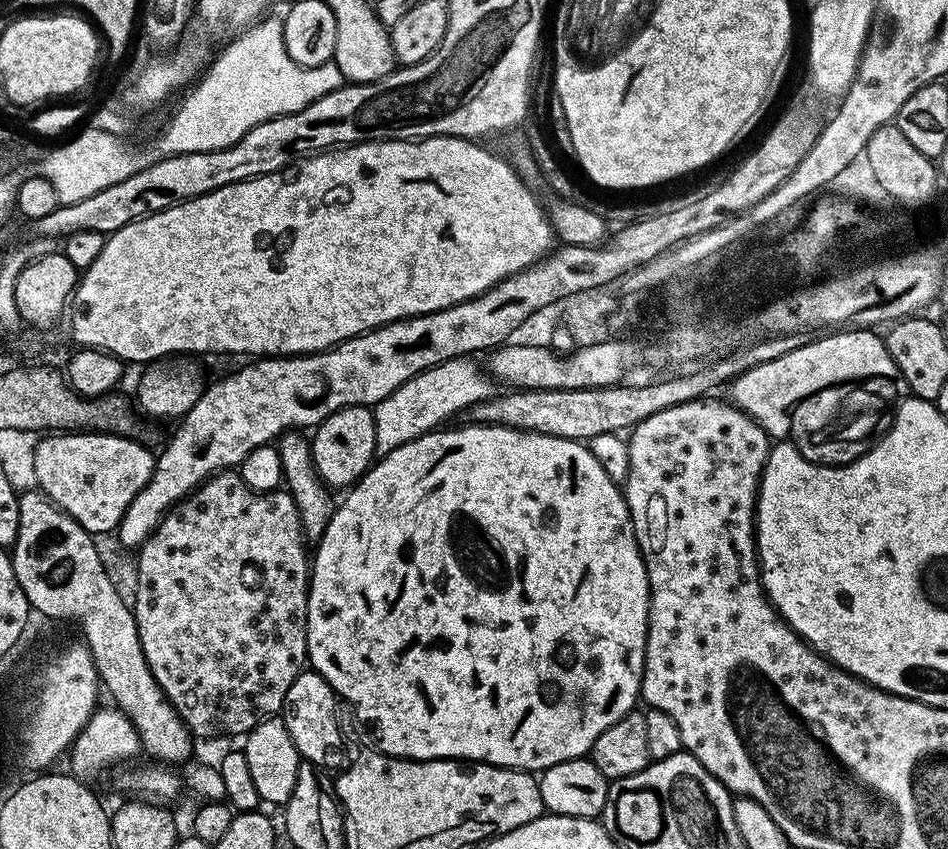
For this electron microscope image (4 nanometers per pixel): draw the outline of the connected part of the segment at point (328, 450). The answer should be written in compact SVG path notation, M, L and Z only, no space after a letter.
M359 404L358 406L346 406L334 414L330 414L322 423L316 425L311 433L310 447L312 450L312 462L316 466L316 471L319 472L321 480L329 485L345 484L345 486L351 486L355 484L372 467L374 457L377 455L373 409L369 405Z

